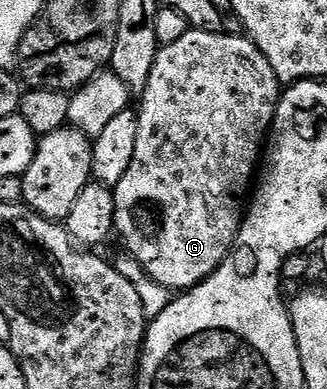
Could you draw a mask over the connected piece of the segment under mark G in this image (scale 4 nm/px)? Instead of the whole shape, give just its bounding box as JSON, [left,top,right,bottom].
[113,28,281,291]

